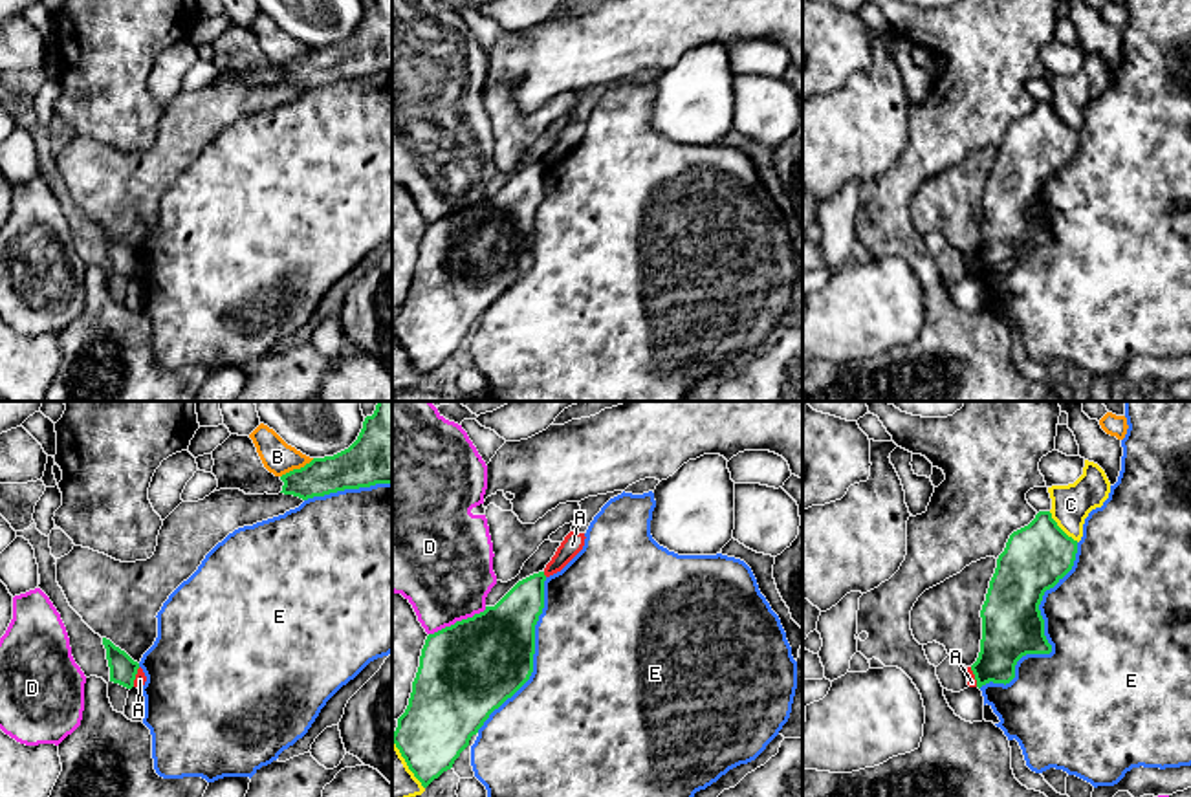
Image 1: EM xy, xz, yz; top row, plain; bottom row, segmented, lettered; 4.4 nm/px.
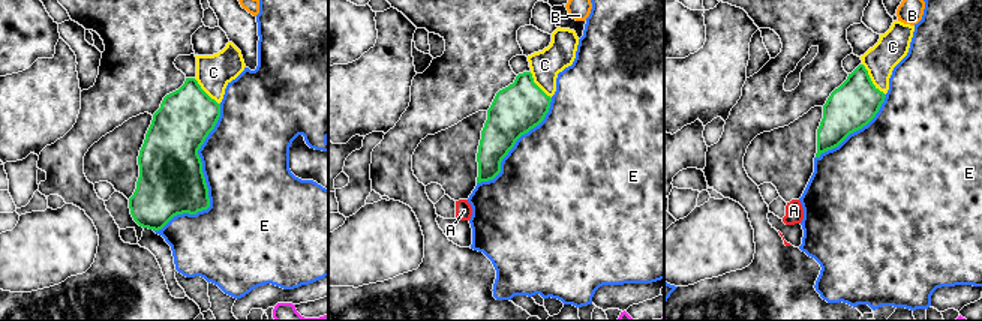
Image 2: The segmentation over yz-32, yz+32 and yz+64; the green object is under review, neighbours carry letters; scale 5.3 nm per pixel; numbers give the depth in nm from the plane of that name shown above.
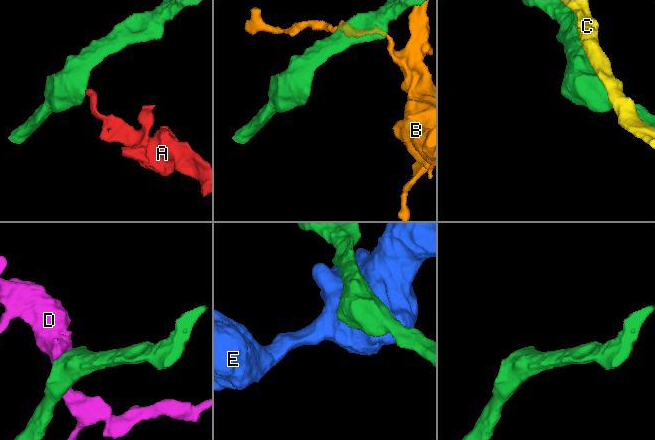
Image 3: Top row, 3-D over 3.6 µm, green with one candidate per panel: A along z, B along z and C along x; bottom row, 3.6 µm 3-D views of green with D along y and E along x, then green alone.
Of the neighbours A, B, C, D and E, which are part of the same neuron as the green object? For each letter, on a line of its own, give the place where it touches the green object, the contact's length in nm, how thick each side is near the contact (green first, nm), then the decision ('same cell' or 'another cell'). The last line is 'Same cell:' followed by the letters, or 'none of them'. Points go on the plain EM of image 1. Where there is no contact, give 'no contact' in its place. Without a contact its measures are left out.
A: xz (543, 163) | 30 nm | 220/90 nm | another cell
B: xy (297, 59) | 170 nm | 180/140 nm | another cell
C: yz (1059, 118) | 190 nm | 280/180 nm | another cell
D: xz (457, 211) | 280 nm | 420/440 nm | another cell
E: yz (1045, 228) | 750 nm | 280/480 nm | another cell
Same cell: none of them

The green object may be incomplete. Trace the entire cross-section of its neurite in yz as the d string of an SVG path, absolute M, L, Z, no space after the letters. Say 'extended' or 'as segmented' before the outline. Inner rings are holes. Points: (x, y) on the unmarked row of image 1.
as segmented | M1050 101L1013 121L997 148L980 200L982 229L971 260L977 277L1010 273L1026 244L1050 244L1039 194L1074 156L1077 130L1068 126Z

